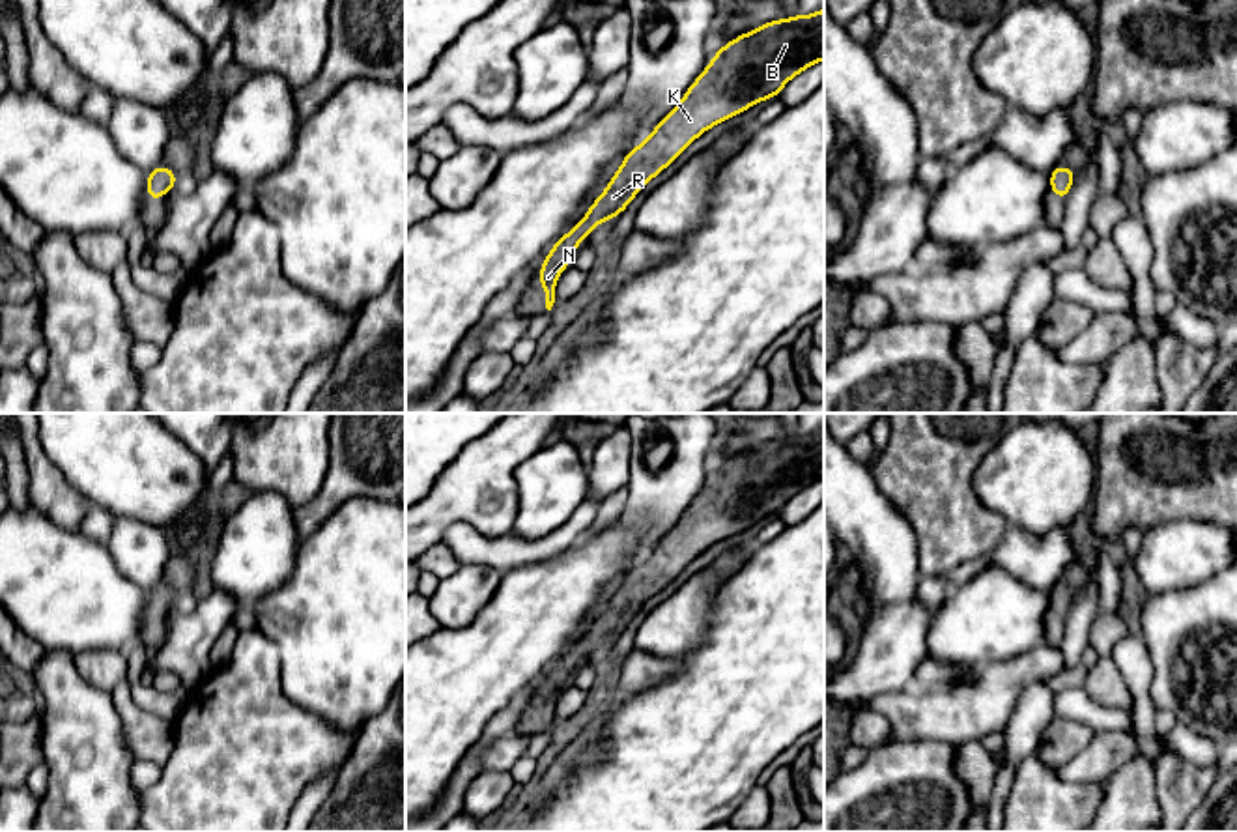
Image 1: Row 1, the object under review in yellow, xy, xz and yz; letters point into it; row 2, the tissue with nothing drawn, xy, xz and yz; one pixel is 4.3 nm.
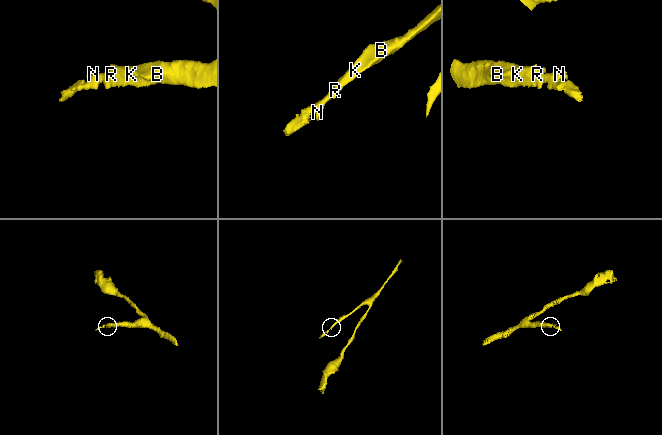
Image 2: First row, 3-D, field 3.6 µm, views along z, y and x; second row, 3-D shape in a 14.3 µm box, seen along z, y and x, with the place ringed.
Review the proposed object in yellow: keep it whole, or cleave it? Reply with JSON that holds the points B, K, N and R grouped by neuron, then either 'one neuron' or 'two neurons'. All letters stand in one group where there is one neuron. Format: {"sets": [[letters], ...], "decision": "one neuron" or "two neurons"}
{"sets": [["B", "K", "N", "R"]], "decision": "one neuron"}

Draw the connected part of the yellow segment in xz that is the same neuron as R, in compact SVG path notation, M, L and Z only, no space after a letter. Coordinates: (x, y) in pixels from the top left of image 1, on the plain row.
M824 426L813 434L796 432L790 438L764 441L725 462L650 555L624 574L620 587L585 636L546 673L538 692L546 727L551 729L555 722L557 696L598 641L620 634L643 604L704 550L759 520L777 516L790 497L822 479Z

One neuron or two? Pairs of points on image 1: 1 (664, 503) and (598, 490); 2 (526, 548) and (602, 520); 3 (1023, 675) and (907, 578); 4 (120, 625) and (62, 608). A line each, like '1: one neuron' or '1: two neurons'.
1: two neurons
2: two neurons
3: two neurons
4: one neuron

